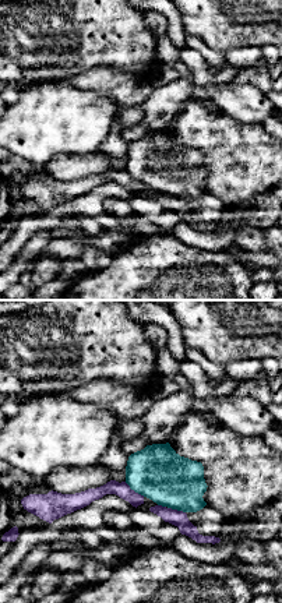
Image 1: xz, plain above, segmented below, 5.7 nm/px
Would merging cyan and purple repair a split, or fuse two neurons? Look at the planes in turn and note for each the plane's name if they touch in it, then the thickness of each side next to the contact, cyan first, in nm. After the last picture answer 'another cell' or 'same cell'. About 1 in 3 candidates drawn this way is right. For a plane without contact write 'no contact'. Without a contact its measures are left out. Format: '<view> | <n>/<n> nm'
xz | 320/90 nm

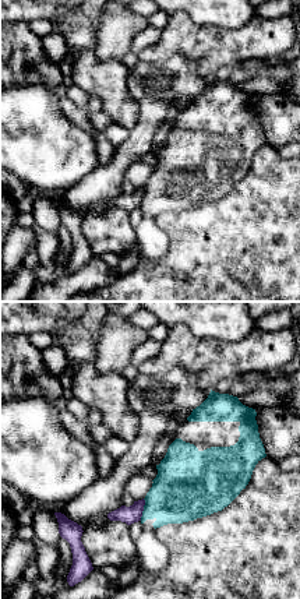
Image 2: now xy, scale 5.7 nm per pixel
xy | 340/100 nm

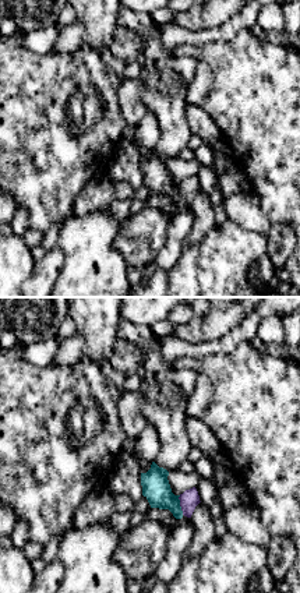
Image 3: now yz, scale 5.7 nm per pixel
yz | 160/110 nm

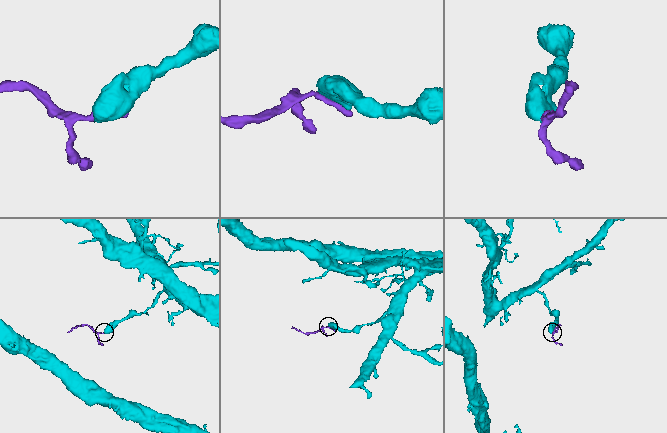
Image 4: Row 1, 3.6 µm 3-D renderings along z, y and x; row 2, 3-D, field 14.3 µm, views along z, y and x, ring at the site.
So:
another cell

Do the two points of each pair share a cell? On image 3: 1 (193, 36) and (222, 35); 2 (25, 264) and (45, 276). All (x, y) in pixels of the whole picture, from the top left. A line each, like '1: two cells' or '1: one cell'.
1: one cell
2: two cells

